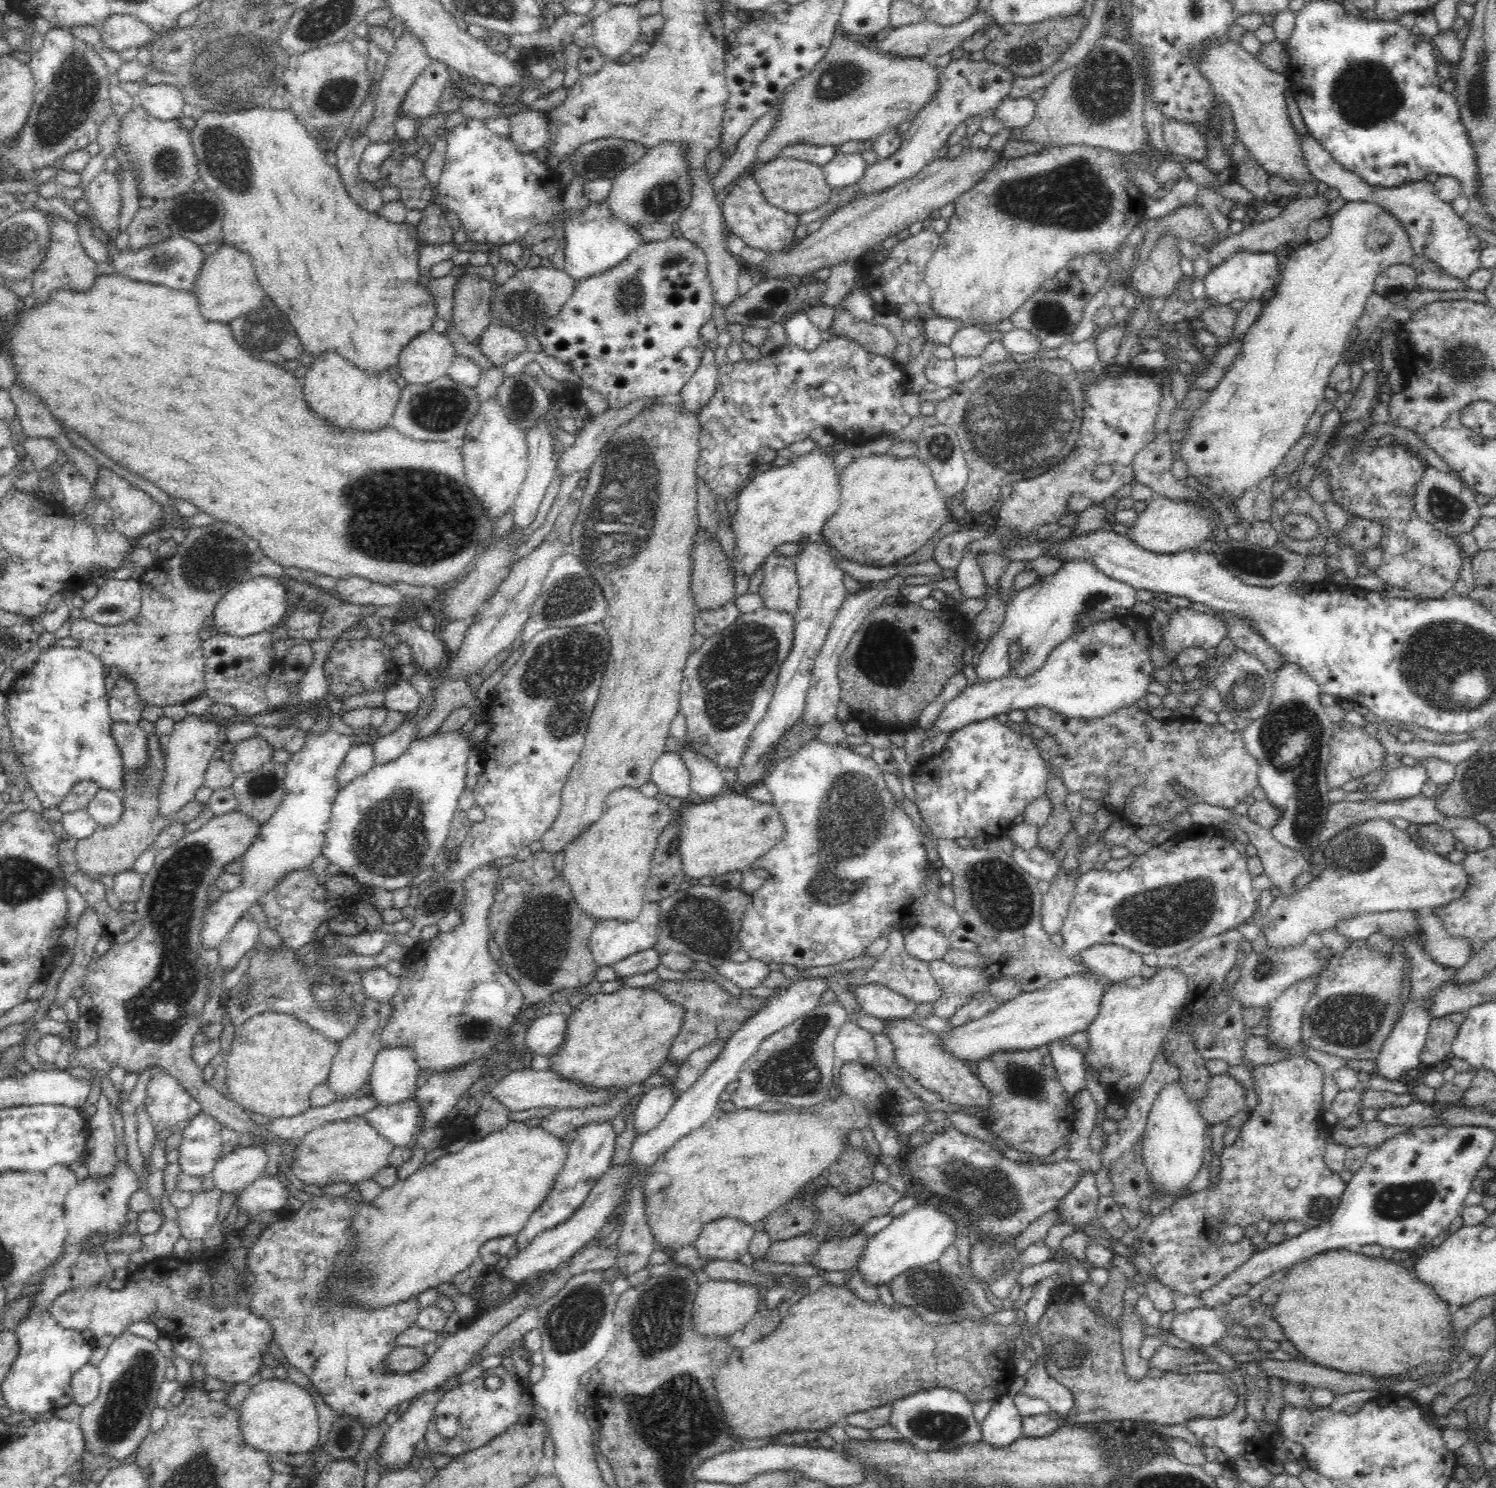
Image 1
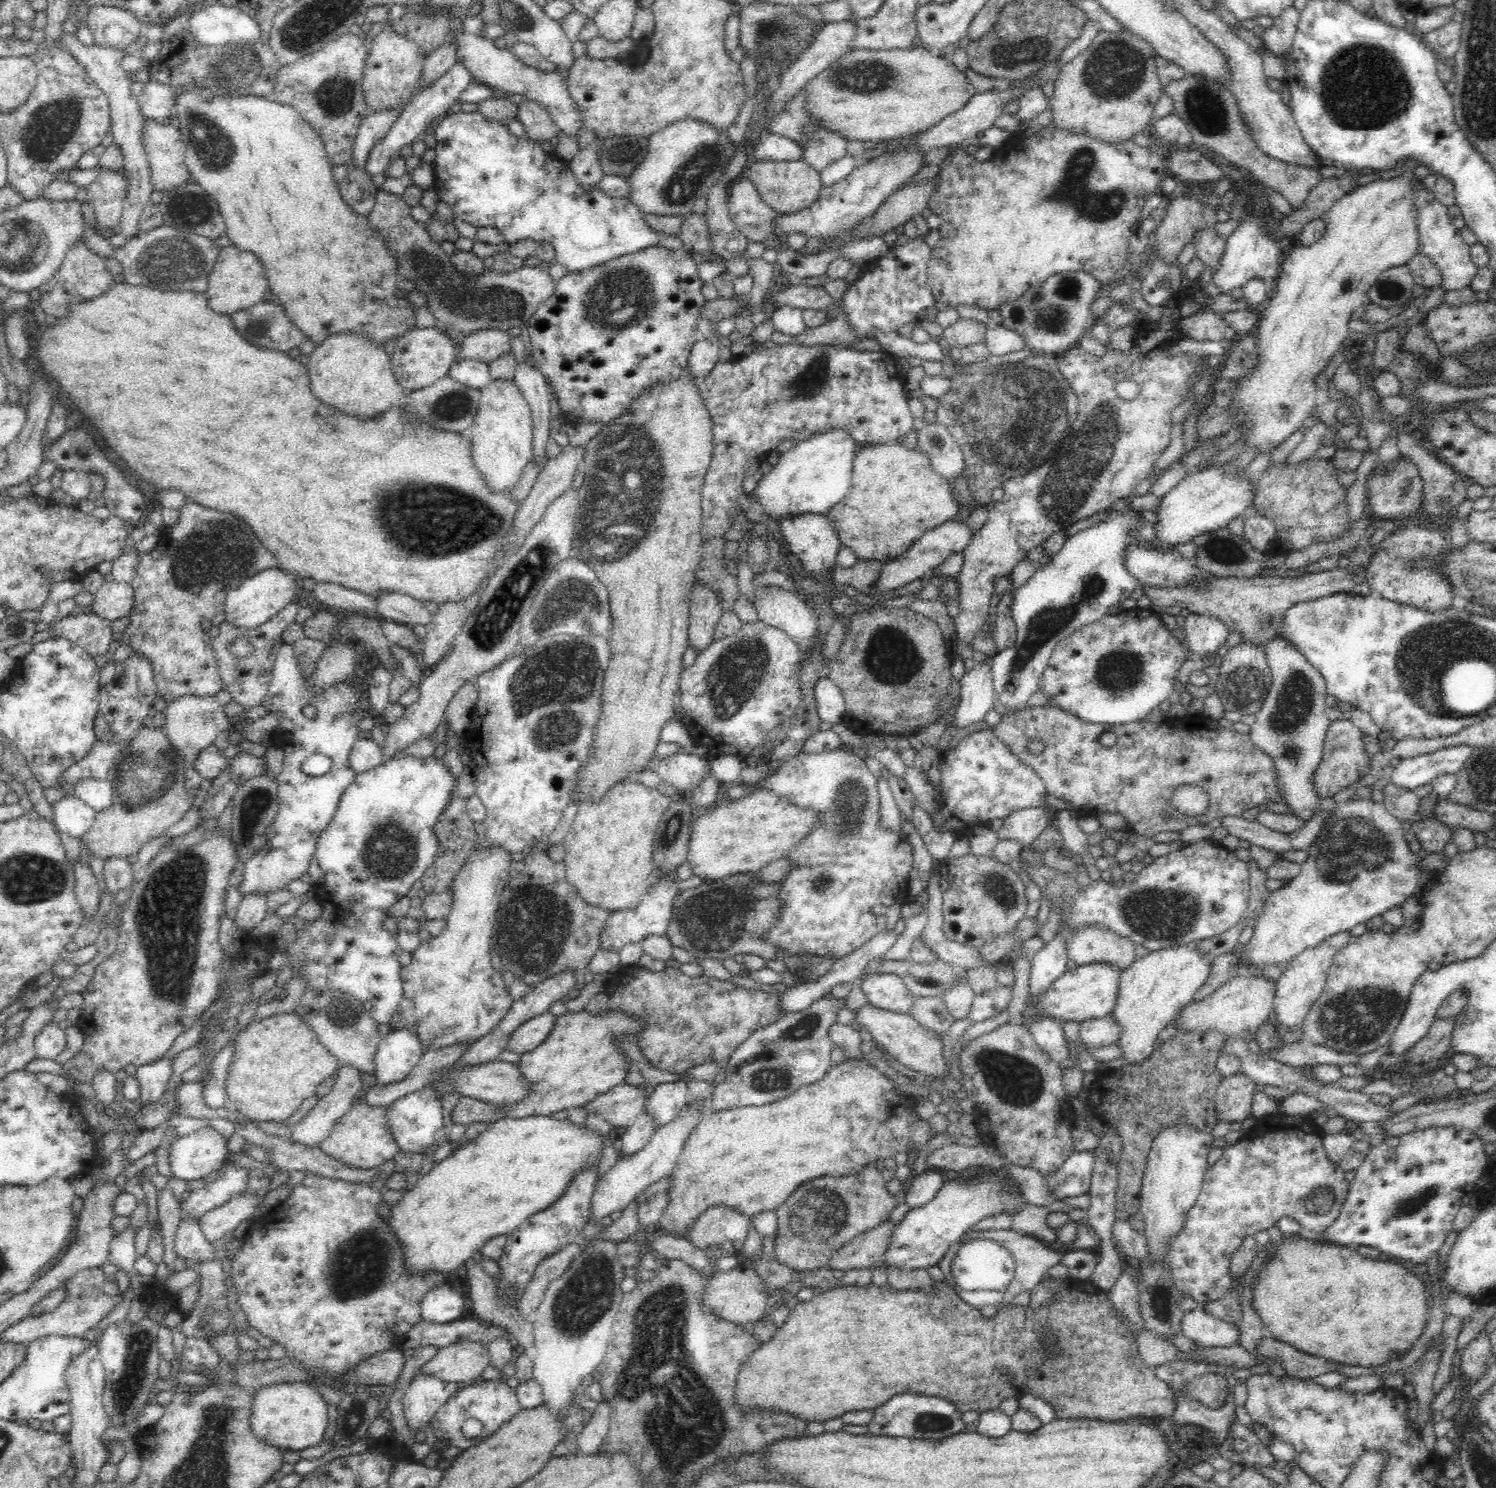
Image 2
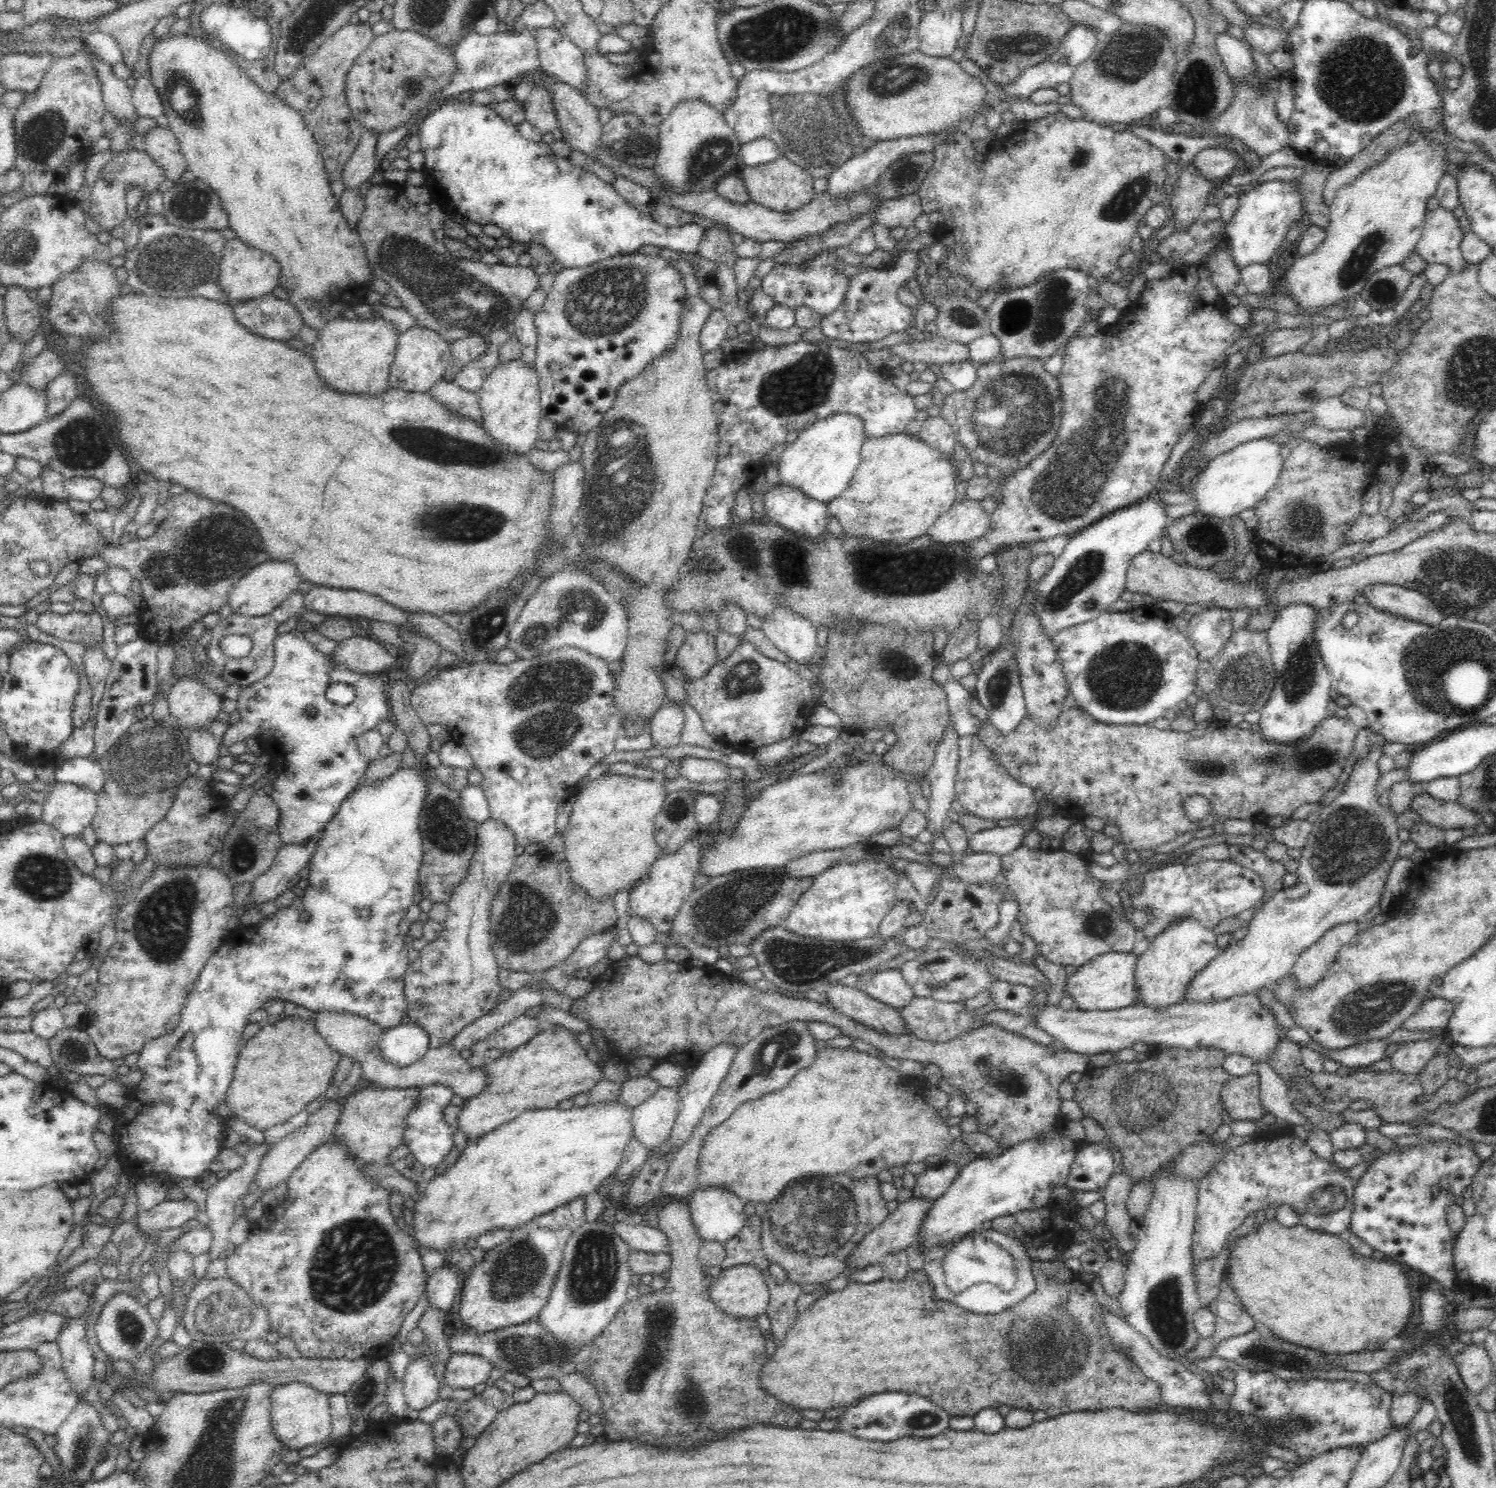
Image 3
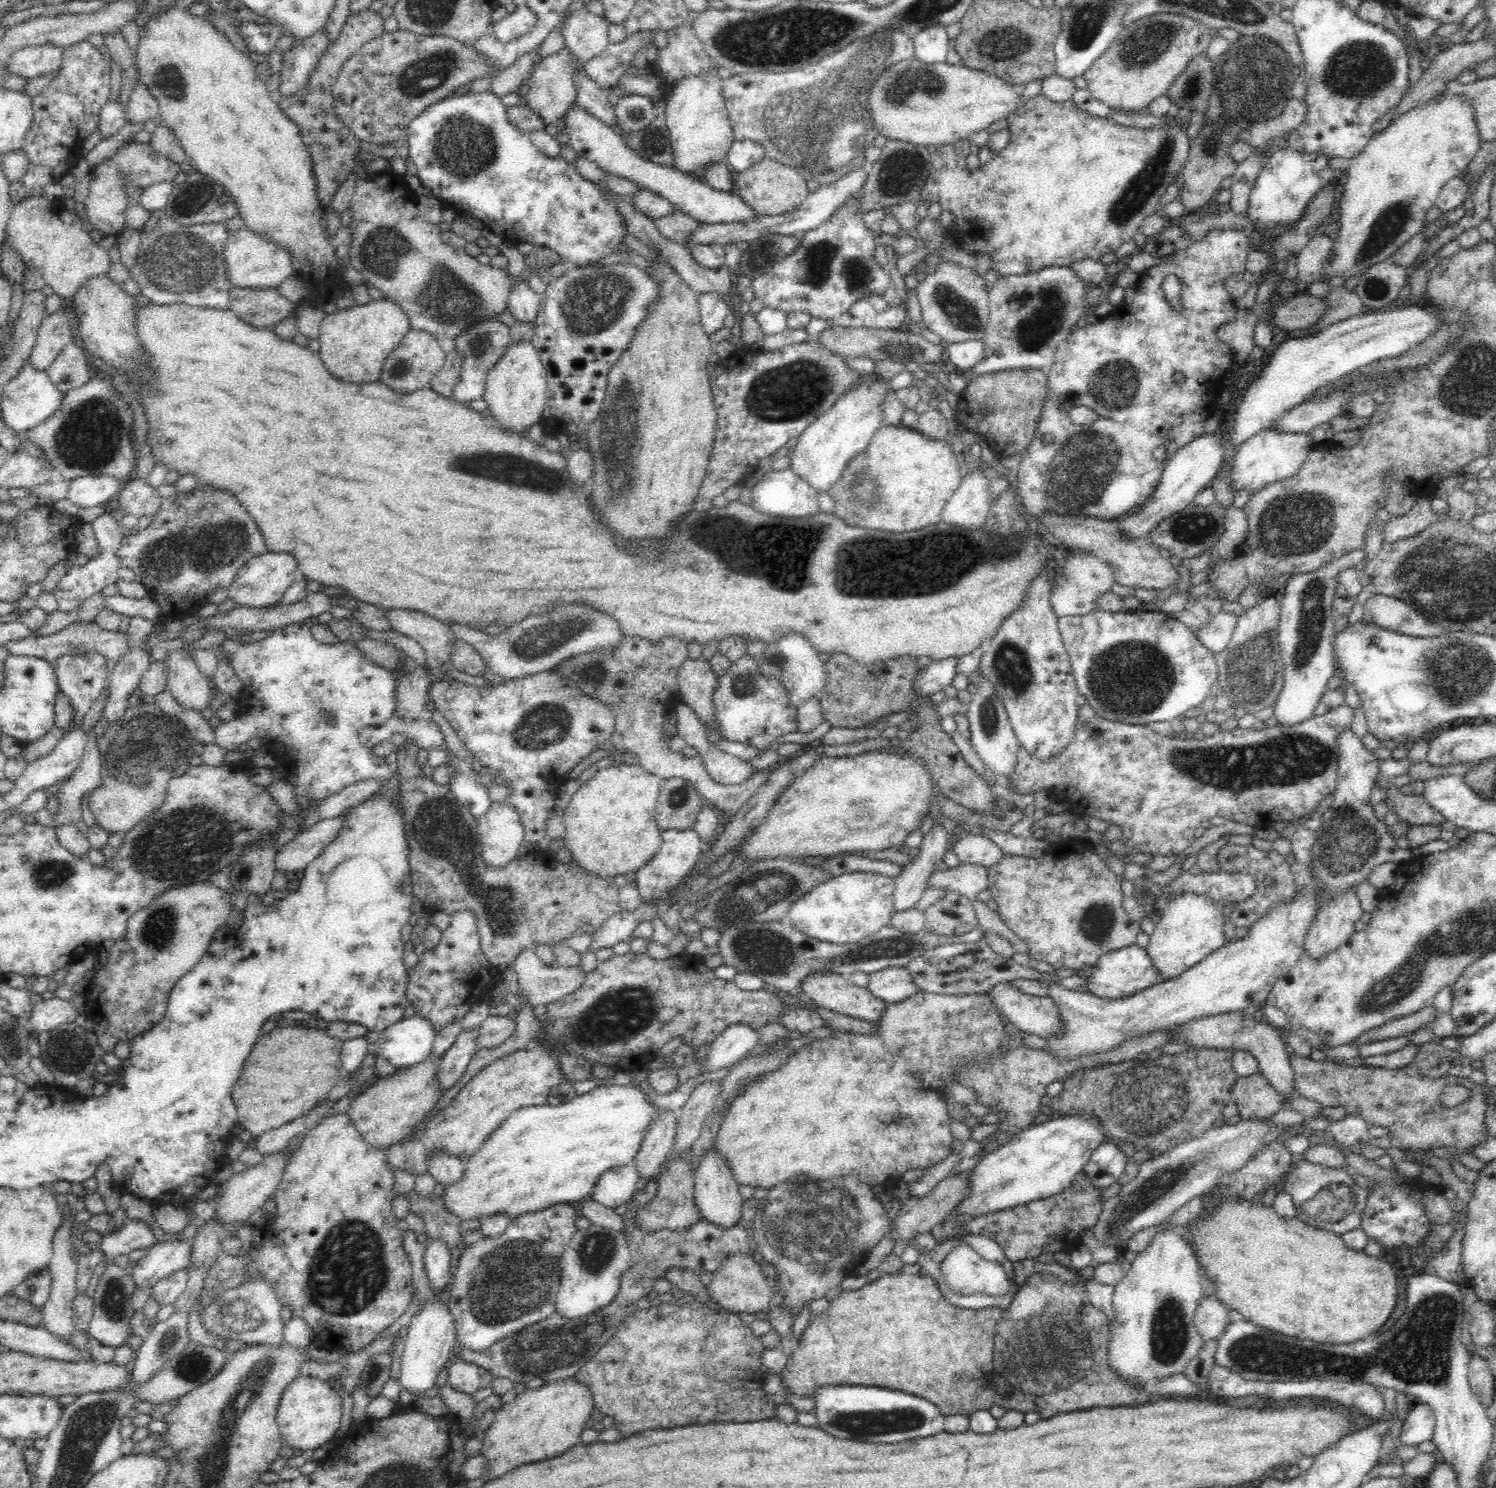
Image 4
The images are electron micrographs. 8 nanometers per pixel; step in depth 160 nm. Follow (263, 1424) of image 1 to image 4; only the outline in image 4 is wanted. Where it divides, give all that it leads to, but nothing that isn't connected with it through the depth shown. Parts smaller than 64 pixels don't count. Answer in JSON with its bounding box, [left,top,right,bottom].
[276,1376,343,1453]

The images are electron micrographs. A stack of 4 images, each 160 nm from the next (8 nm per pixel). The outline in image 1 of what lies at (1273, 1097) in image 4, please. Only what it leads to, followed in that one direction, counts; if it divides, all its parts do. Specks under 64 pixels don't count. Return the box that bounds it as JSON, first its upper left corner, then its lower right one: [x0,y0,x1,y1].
[1199,1073,1246,1125]

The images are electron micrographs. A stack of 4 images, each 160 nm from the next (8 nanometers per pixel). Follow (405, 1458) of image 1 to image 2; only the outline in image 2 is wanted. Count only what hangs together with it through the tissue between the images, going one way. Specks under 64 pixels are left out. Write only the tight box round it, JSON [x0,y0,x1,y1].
[404,1372,456,1433]

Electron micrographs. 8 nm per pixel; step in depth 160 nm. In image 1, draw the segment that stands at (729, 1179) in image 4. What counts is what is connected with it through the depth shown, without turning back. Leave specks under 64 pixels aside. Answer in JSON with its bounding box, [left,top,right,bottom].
[694,1216,755,1261]

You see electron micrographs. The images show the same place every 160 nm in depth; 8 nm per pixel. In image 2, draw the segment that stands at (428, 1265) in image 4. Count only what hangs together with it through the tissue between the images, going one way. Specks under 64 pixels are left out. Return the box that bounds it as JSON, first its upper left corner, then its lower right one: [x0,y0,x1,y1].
[422,1283,464,1324]

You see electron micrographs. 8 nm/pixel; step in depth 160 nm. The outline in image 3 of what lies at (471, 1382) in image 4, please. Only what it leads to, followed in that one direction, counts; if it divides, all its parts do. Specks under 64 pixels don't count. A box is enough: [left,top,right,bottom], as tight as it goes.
[444,1354,493,1389]

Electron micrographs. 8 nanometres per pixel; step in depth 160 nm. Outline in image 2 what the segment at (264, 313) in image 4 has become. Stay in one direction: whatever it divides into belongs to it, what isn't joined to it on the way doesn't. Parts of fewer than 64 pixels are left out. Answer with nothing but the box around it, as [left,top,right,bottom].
[231,299,305,352]

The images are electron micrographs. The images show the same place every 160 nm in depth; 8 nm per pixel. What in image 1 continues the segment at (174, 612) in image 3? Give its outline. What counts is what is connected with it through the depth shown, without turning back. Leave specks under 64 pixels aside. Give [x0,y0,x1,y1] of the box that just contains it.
[68,519,286,707]

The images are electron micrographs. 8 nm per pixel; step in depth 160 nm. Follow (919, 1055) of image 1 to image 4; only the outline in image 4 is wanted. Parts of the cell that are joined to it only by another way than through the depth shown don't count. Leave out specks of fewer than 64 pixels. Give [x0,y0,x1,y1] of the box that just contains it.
[799,970,886,1023]

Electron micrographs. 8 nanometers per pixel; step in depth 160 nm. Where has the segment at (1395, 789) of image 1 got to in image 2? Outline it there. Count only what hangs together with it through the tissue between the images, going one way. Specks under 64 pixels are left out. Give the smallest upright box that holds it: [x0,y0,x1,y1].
[1392,744,1476,791]

